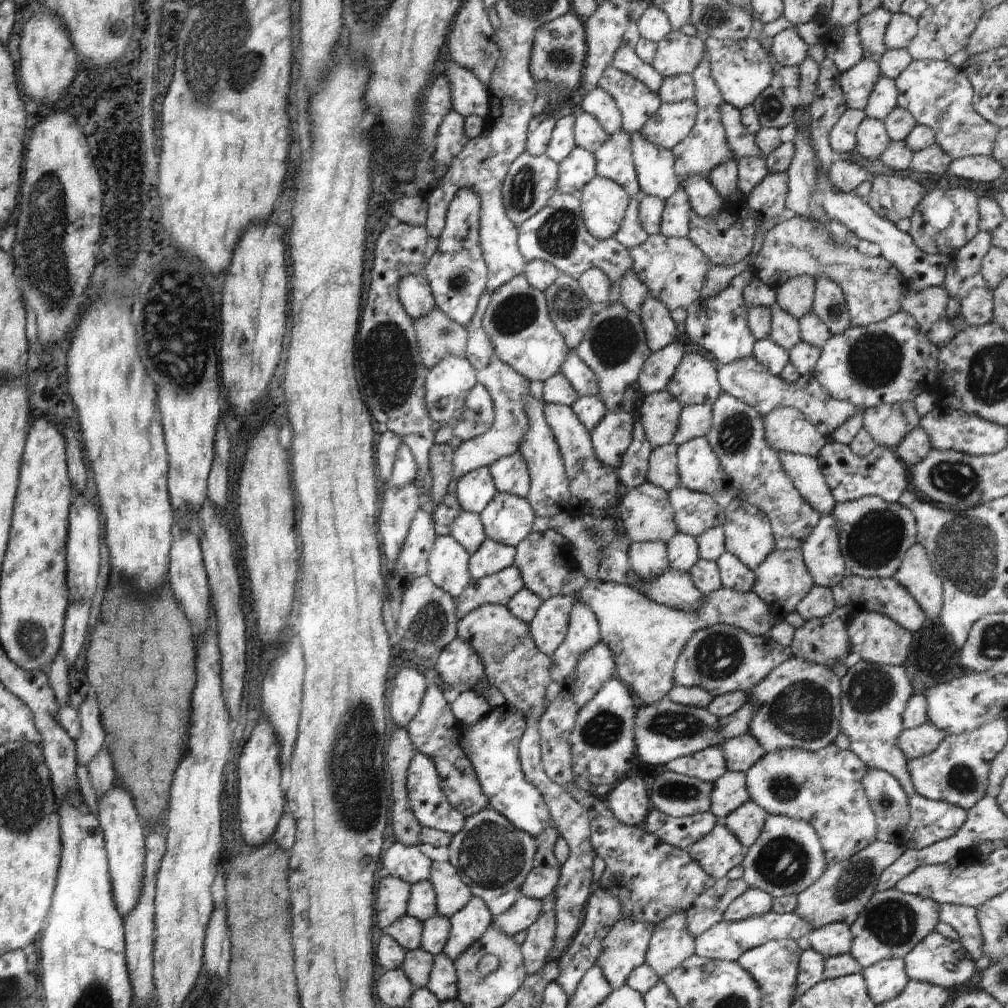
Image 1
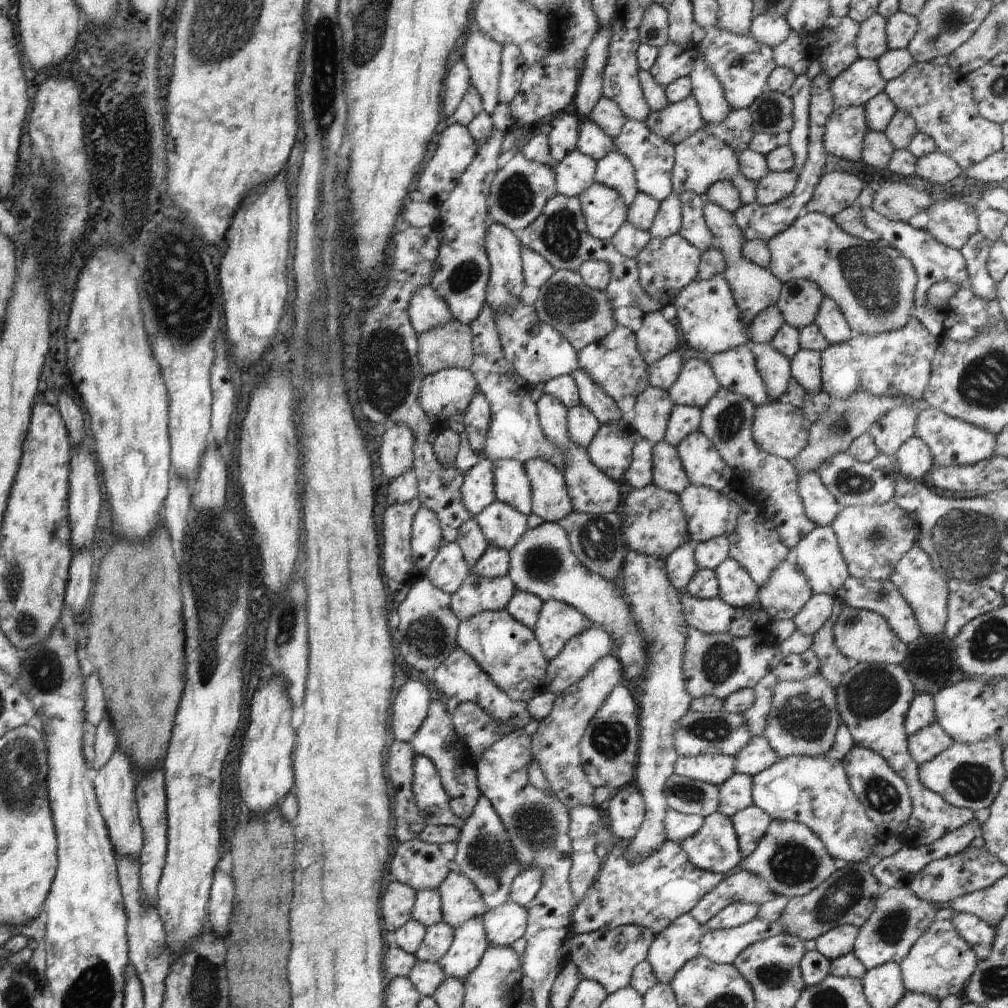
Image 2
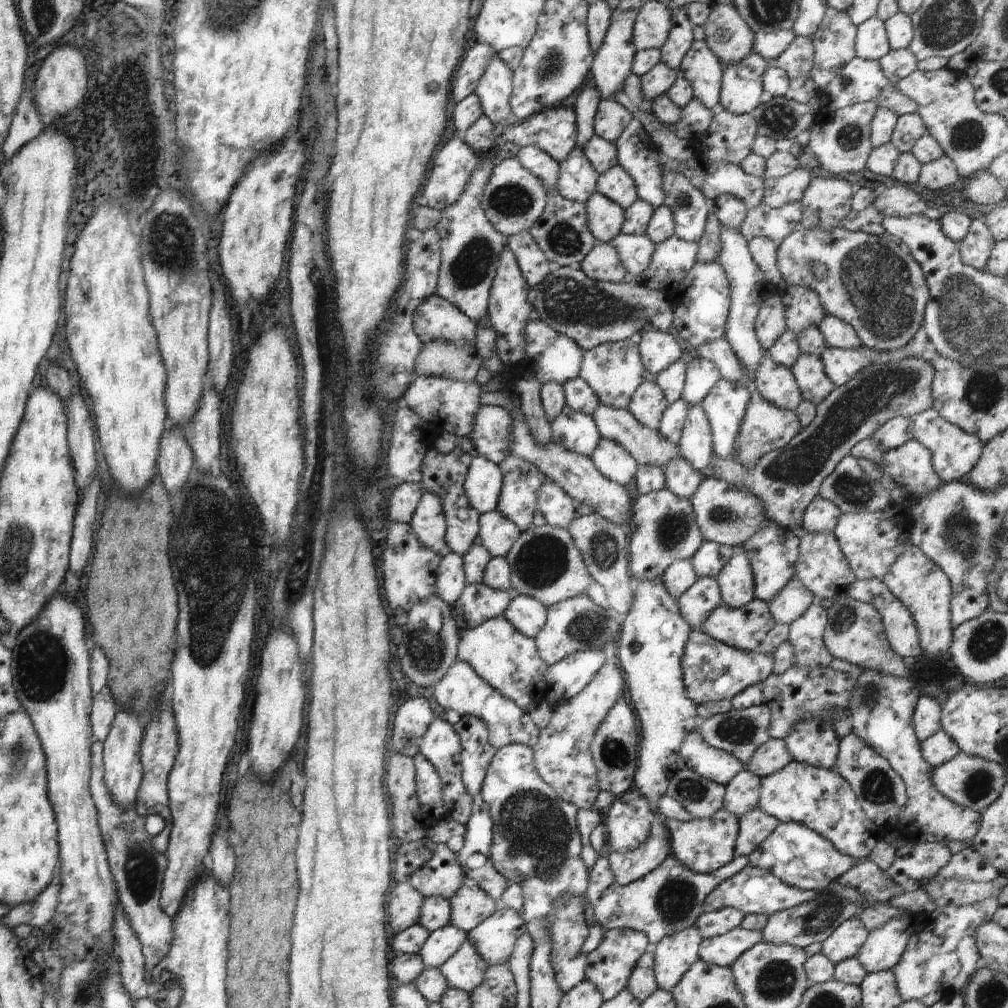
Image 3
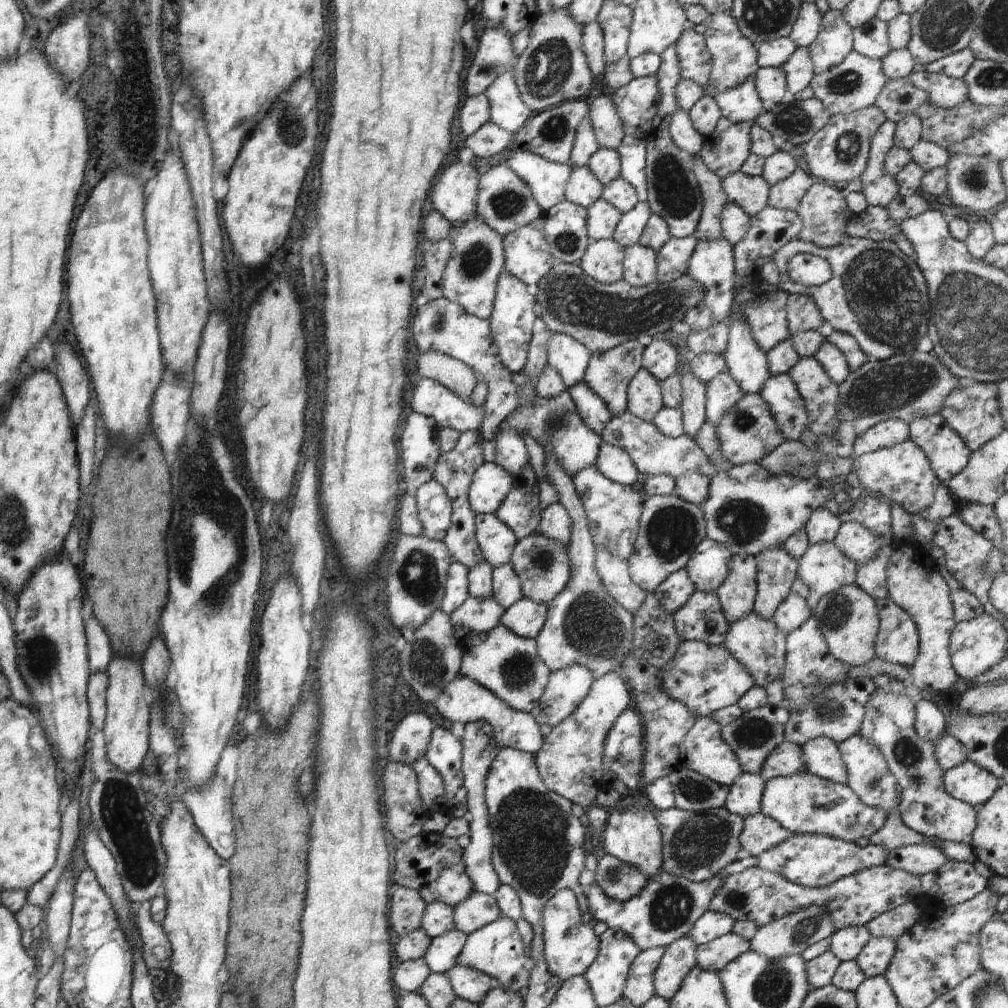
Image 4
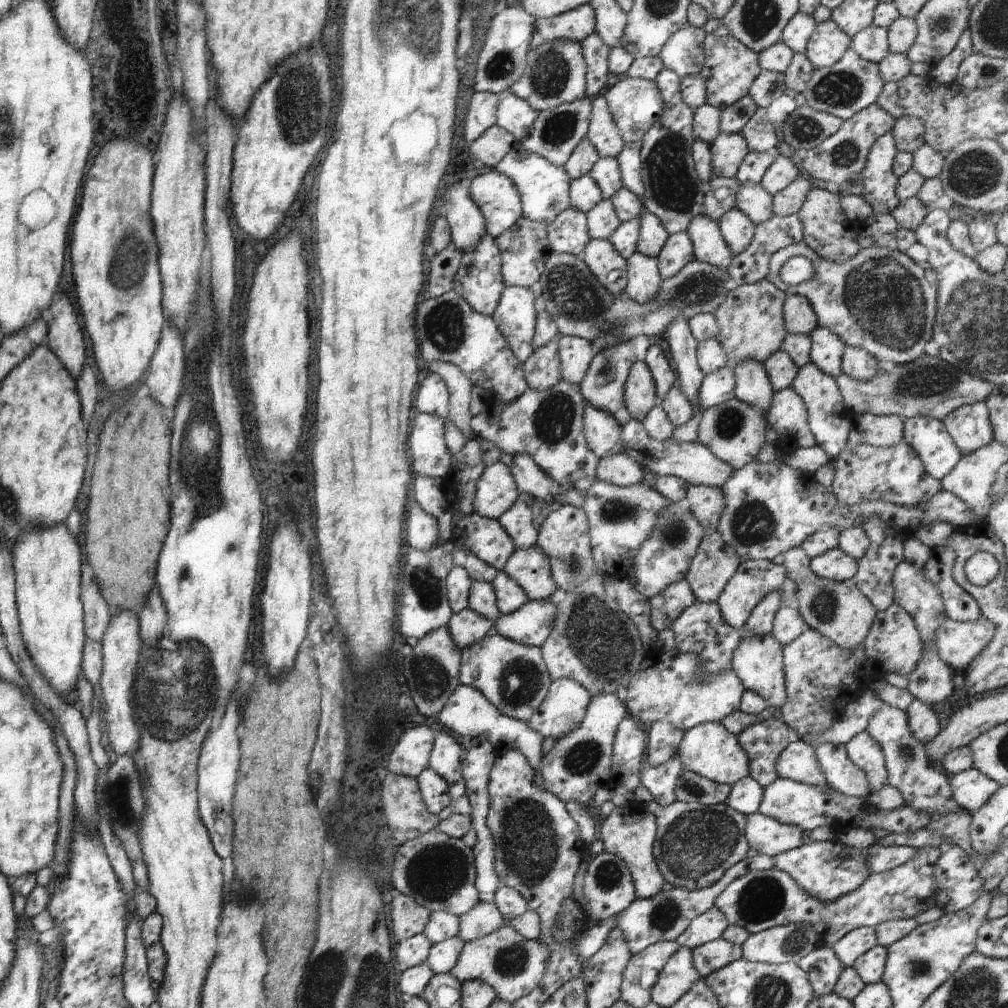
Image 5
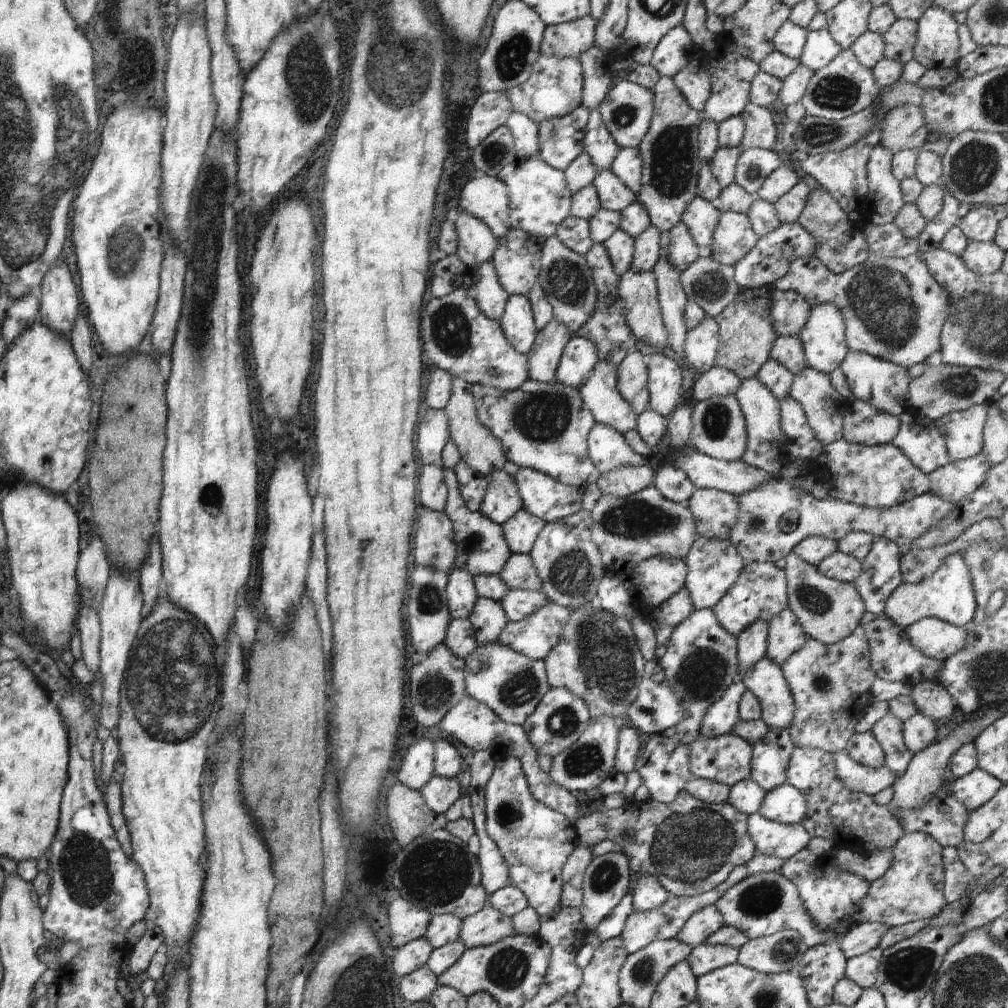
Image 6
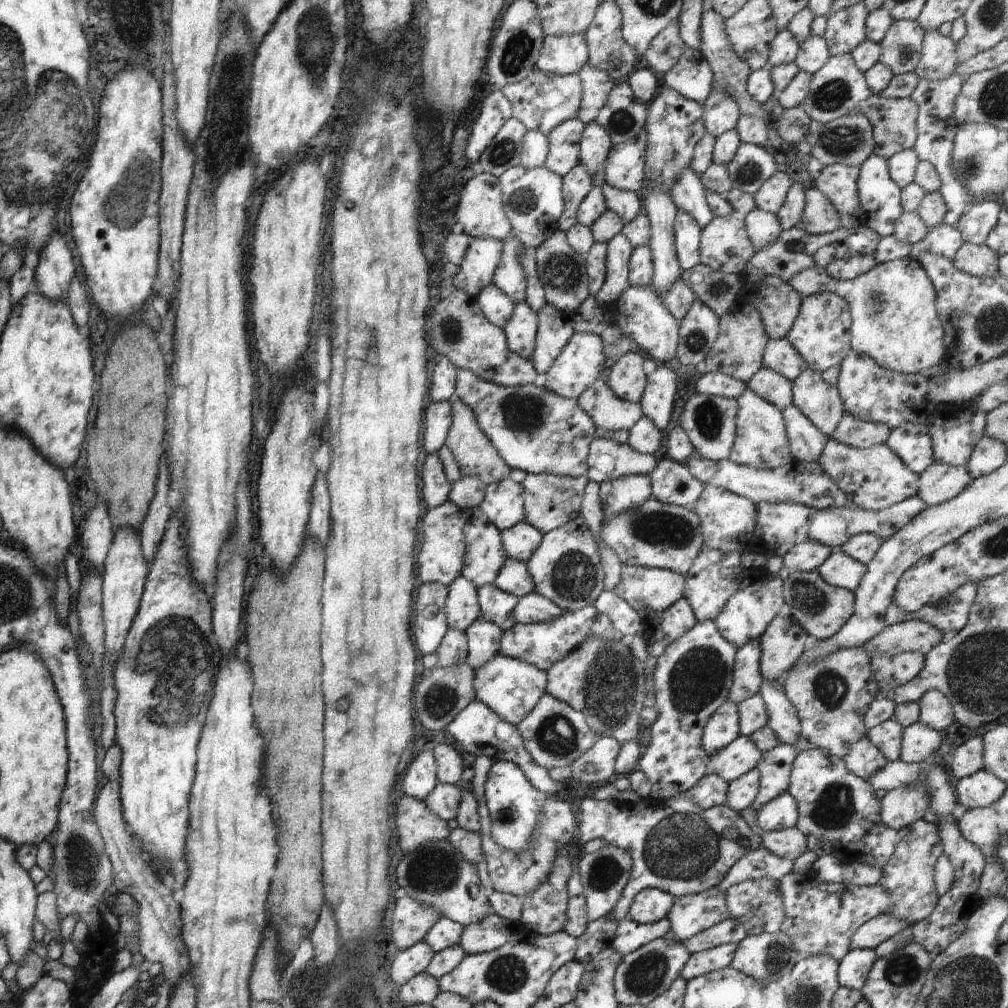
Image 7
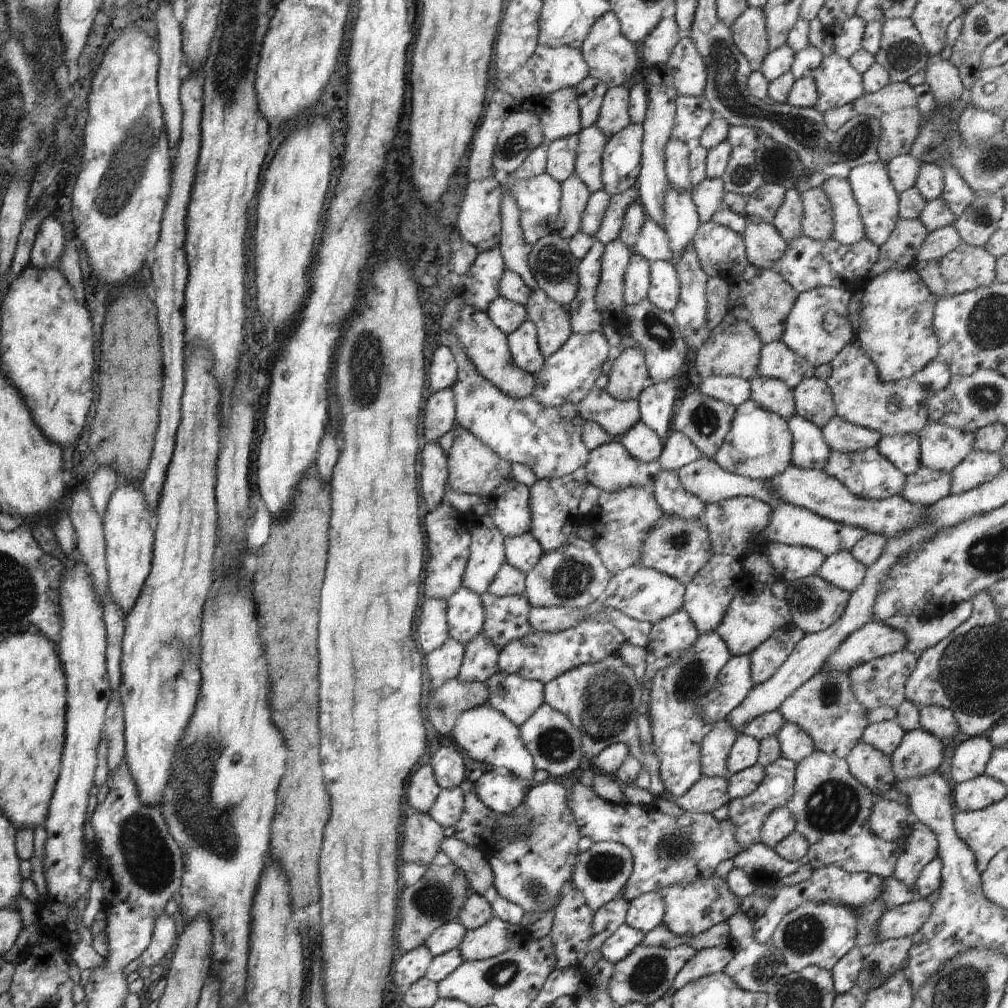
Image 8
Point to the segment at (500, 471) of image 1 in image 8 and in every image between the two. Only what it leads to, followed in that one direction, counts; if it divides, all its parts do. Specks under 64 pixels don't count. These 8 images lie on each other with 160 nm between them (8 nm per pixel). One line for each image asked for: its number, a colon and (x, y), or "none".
2: (512, 486)
3: (522, 480)
4: (521, 512)
5: (522, 522)
6: (520, 532)
7: (520, 541)
8: (523, 552)

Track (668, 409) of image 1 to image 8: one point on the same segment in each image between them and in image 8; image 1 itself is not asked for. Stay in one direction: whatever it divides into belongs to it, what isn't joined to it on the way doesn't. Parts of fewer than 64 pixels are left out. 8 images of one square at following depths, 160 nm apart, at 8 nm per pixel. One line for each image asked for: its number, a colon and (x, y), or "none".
2: (652, 409)
3: (647, 404)
4: (644, 399)
5: (640, 396)
6: (632, 374)
7: (627, 380)
8: (628, 377)

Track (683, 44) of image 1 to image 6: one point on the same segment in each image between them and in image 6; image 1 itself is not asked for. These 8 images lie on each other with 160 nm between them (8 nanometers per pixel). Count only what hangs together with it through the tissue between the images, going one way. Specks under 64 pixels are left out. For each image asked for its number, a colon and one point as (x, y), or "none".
2: (673, 62)
3: (655, 83)
4: (636, 102)
5: (636, 104)
6: (626, 111)

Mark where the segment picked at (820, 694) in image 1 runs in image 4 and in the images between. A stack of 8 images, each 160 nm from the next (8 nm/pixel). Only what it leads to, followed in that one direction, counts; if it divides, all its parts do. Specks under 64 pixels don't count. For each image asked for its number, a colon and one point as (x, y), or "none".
2: (804, 717)
3: (811, 741)
4: (822, 756)

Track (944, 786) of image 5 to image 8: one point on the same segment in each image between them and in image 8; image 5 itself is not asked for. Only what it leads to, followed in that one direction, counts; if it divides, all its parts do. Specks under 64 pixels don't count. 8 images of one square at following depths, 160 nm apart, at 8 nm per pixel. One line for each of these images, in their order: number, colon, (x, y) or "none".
6: (888, 731)
7: (886, 736)
8: (886, 736)

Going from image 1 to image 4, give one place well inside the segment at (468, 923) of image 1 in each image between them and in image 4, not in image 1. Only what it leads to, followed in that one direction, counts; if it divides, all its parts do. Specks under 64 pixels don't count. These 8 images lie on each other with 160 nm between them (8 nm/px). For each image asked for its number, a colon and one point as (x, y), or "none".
2: (469, 943)
3: (465, 970)
4: (469, 984)

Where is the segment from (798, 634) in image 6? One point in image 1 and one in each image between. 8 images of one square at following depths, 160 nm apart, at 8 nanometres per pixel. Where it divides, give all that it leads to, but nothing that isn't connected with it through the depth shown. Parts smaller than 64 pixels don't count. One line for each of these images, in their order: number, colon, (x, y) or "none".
1: (782, 580)
2: (786, 591)
3: (792, 601)
4: (794, 610)
5: (788, 624)

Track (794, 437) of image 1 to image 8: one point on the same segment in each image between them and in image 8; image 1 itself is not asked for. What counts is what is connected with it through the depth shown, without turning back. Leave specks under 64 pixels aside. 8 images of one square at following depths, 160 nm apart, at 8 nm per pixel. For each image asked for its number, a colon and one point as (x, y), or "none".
2: (778, 428)
3: (764, 428)
4: (748, 432)
5: (734, 431)
6: (719, 430)
7: (710, 422)
8: (706, 421)

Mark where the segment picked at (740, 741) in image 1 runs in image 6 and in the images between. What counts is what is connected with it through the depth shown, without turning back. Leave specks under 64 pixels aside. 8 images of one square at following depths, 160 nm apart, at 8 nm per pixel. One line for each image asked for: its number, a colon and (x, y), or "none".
2: (757, 755)
3: (772, 756)
4: (786, 759)
5: (798, 761)
6: (852, 820)

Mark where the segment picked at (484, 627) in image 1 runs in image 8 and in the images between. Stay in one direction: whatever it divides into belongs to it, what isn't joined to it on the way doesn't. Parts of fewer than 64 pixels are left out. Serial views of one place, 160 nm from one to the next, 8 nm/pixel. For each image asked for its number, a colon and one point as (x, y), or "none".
2: (508, 652)
3: (509, 661)
4: (508, 665)
5: (513, 677)
6: (511, 684)
7: (509, 687)
8: (517, 698)

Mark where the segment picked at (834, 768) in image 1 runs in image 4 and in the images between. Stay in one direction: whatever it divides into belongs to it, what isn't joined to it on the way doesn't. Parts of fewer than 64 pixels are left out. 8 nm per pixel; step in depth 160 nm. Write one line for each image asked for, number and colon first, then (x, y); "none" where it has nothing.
2: (815, 791)
3: (821, 799)
4: (803, 803)

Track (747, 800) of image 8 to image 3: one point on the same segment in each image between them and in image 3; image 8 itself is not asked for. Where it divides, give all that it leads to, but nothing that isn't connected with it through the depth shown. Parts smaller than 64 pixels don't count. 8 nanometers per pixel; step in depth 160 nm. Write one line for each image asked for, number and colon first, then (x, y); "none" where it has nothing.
3: (740, 732)
4: (753, 736)
5: (763, 742)
6: (771, 755)
7: (774, 767)

